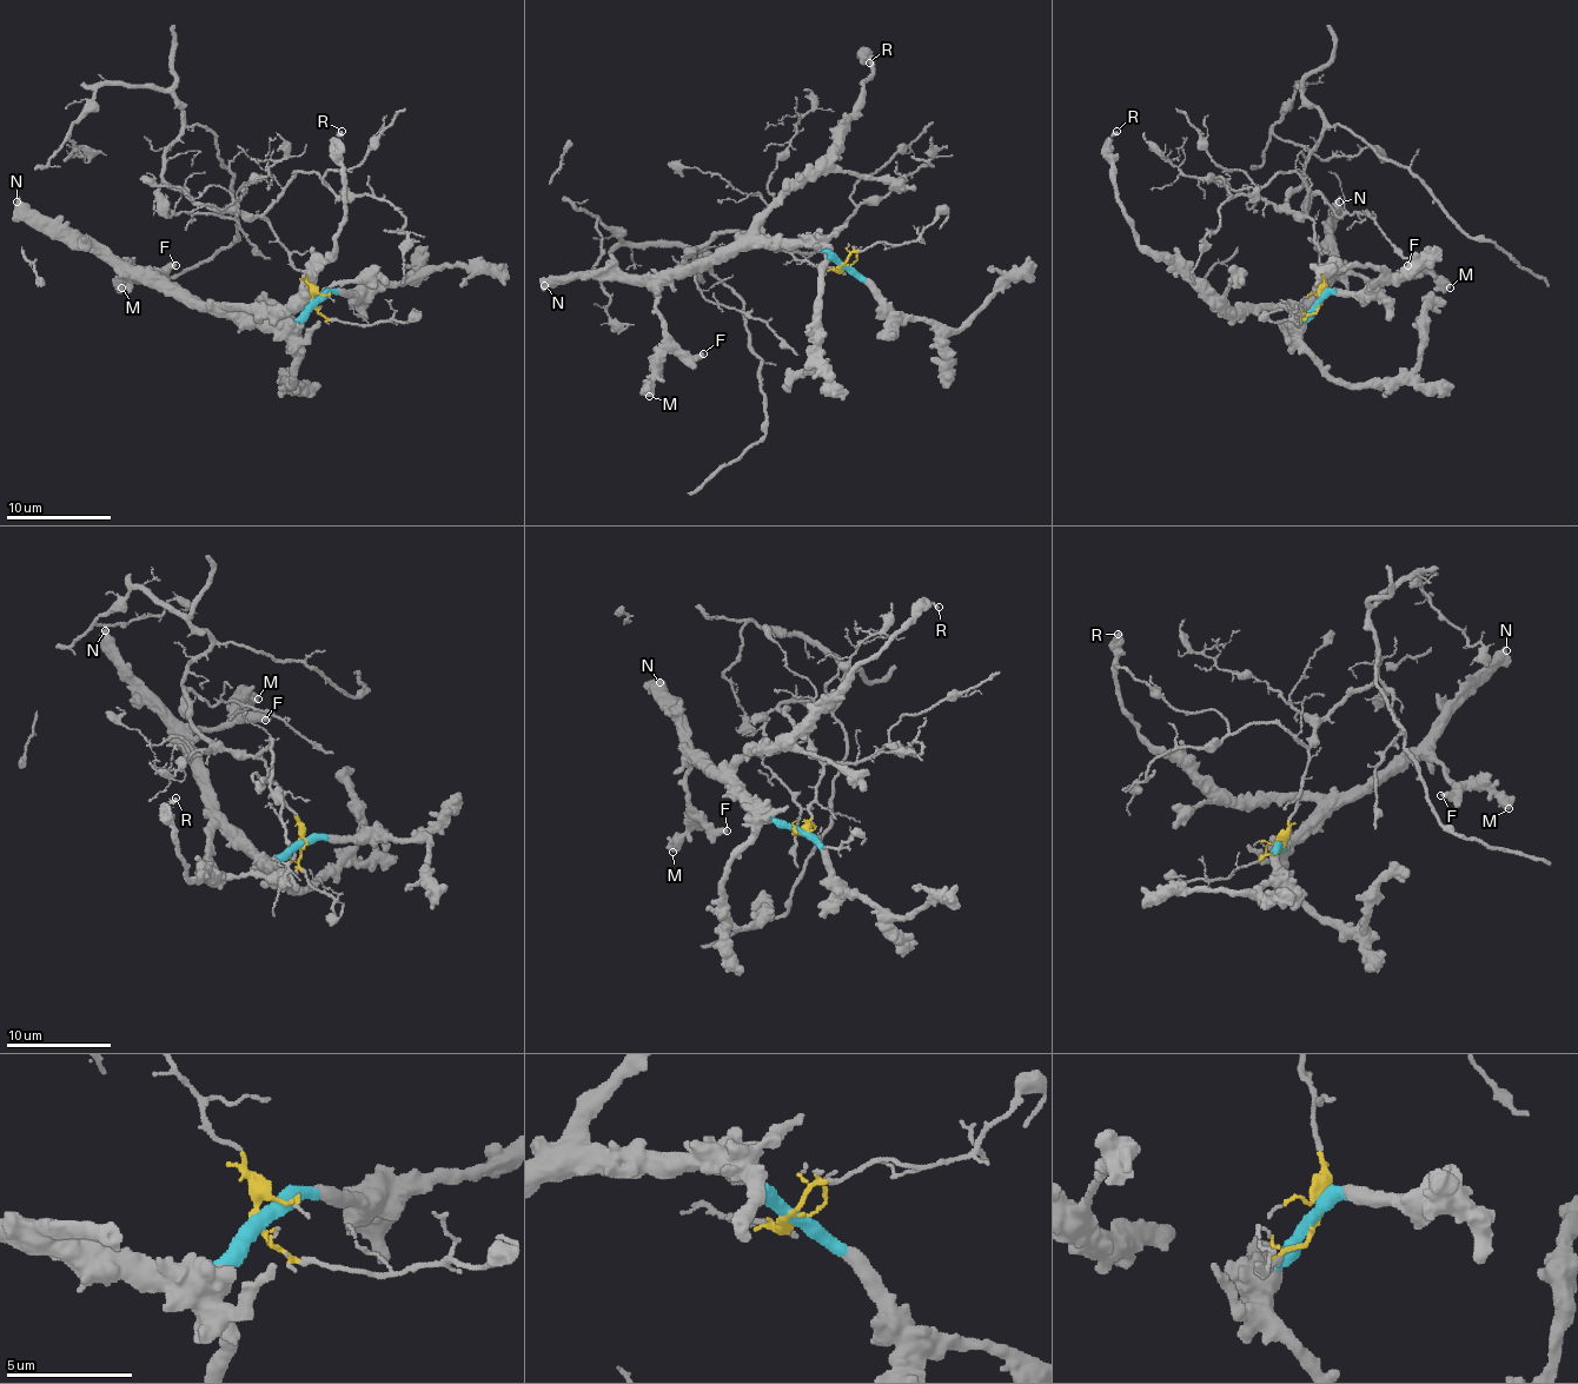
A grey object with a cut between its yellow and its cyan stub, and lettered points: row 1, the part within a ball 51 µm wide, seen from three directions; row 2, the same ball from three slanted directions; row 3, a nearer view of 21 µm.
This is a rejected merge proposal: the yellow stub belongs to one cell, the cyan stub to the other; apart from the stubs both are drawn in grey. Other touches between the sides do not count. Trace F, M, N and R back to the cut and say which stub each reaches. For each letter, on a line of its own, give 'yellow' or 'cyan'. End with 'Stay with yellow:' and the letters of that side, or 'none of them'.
F: cyan
M: cyan
N: cyan
R: cyan
Stay with yellow: none of them

